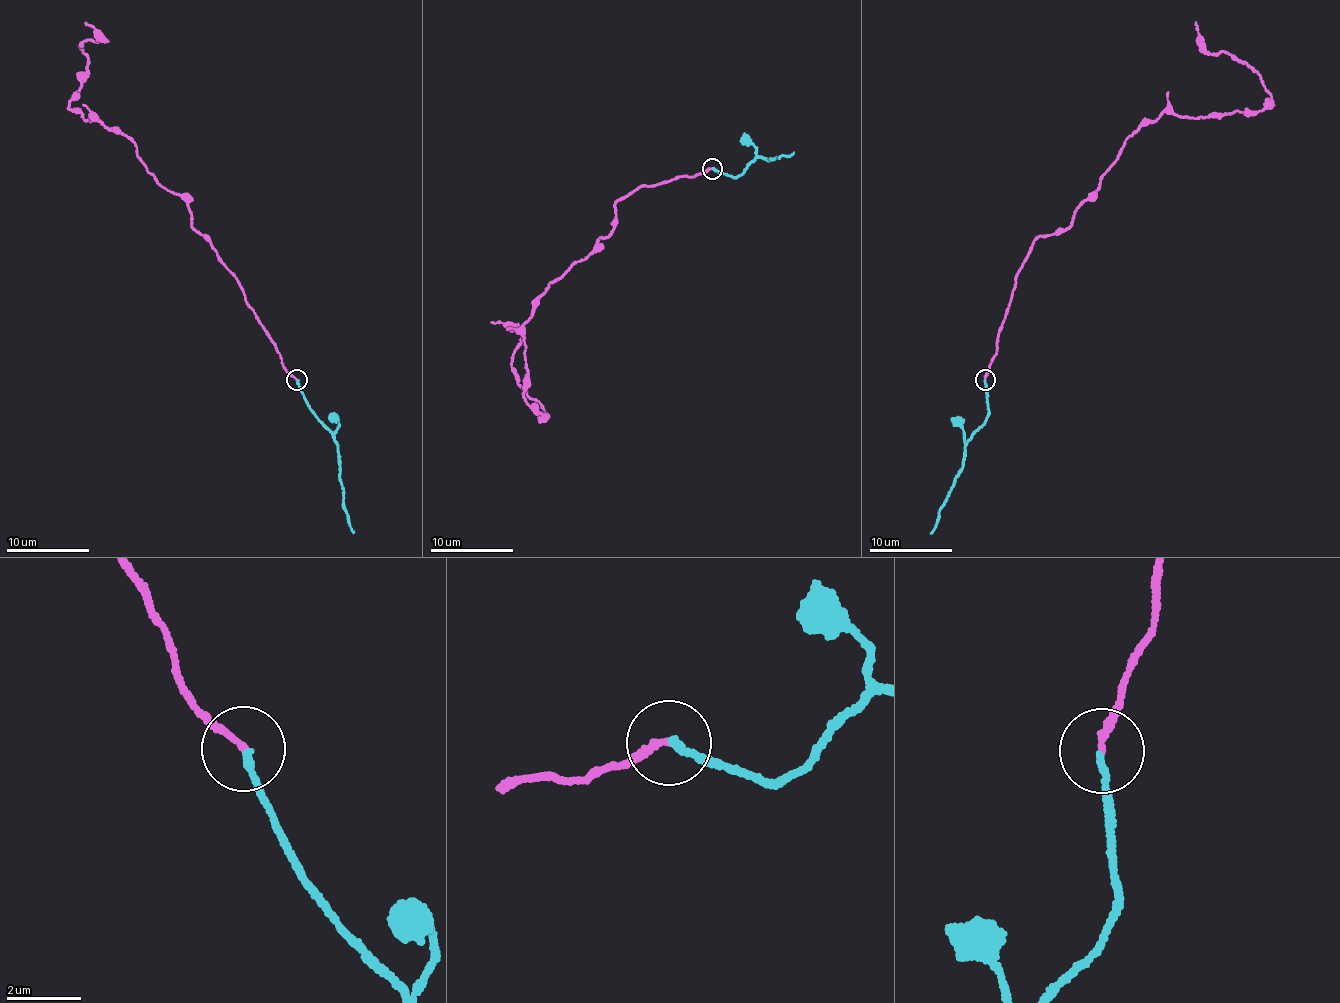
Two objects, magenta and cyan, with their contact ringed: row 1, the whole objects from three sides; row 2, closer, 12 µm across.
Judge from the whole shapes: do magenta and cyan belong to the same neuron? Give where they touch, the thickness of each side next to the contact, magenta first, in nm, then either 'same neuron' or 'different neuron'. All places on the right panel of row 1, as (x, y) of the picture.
(985, 380) | 180/160 nm | different neuron

